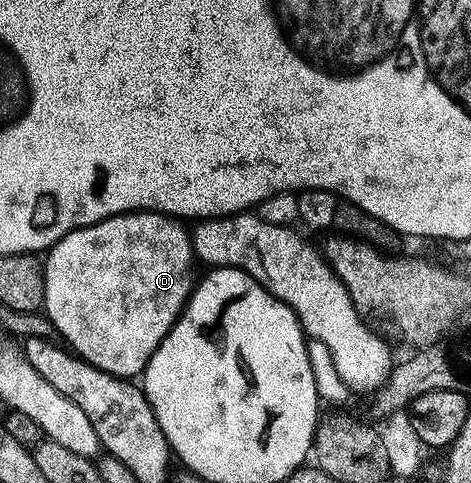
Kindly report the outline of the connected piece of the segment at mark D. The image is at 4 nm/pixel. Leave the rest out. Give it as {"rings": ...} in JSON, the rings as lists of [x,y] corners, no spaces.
{"rings":[[[134,212],[132,214],[116,214],[102,222],[96,222],[90,226],[84,226],[73,230],[67,236],[63,236],[57,243],[50,246],[43,258],[45,268],[45,306],[53,311],[48,311],[47,317],[53,323],[53,329],[58,335],[66,338],[68,349],[79,358],[84,358],[95,368],[103,372],[113,374],[117,378],[136,379],[145,369],[145,365],[151,360],[151,356],[157,351],[157,345],[169,334],[169,329],[177,321],[184,305],[189,300],[189,295],[195,285],[193,278],[193,240],[188,229],[184,230],[178,219],[156,212]]]}

